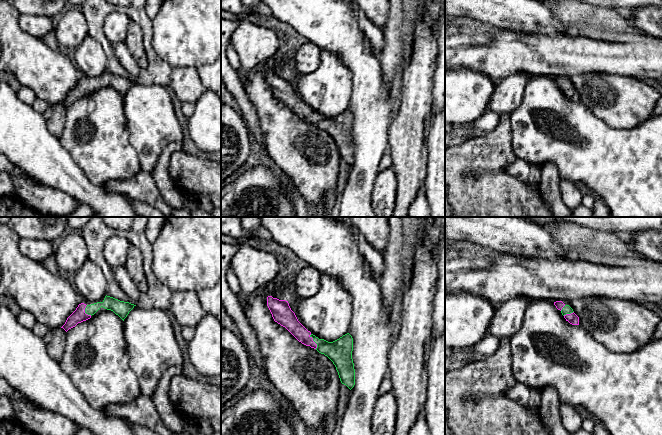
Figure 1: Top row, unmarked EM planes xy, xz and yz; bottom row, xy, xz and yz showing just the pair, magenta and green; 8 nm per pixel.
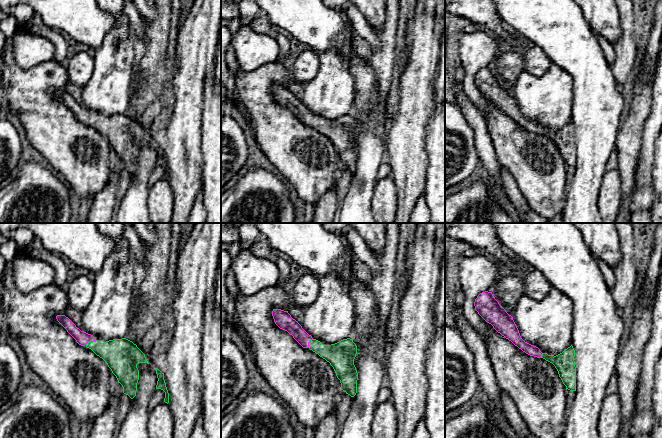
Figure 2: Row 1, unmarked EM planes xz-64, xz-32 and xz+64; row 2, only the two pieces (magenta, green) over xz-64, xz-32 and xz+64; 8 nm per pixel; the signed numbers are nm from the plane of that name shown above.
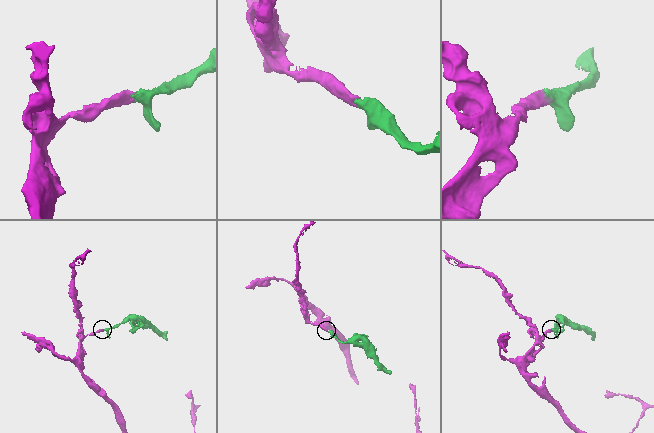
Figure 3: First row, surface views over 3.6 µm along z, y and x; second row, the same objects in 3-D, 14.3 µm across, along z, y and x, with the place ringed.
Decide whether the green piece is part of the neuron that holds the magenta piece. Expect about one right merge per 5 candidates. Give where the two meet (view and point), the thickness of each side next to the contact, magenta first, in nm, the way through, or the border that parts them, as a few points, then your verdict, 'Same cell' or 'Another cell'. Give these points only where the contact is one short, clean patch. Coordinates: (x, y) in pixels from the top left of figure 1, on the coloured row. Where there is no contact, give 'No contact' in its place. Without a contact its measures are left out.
Touches magenta at xz (313, 341). Thickness 120 nm (magenta) against 190 nm. Path across: xz (289, 321), (306, 338), (313, 341), (326, 348), (339, 351). Same cell

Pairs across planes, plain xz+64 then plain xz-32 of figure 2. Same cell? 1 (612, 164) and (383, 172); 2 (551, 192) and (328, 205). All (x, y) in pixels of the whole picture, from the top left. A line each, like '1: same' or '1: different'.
1: same
2: different

